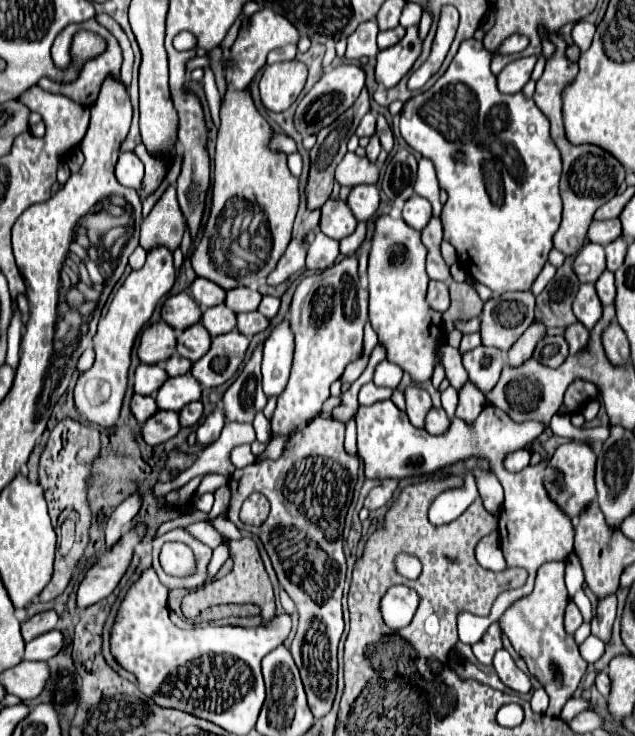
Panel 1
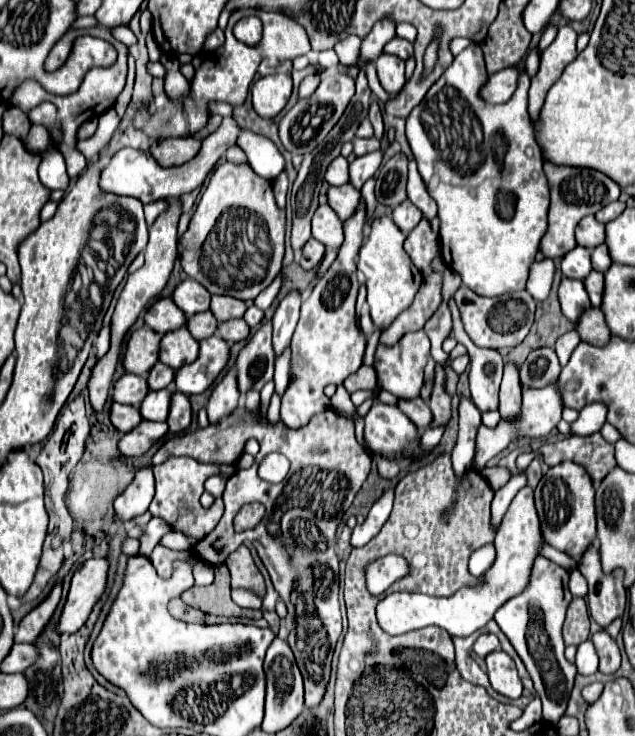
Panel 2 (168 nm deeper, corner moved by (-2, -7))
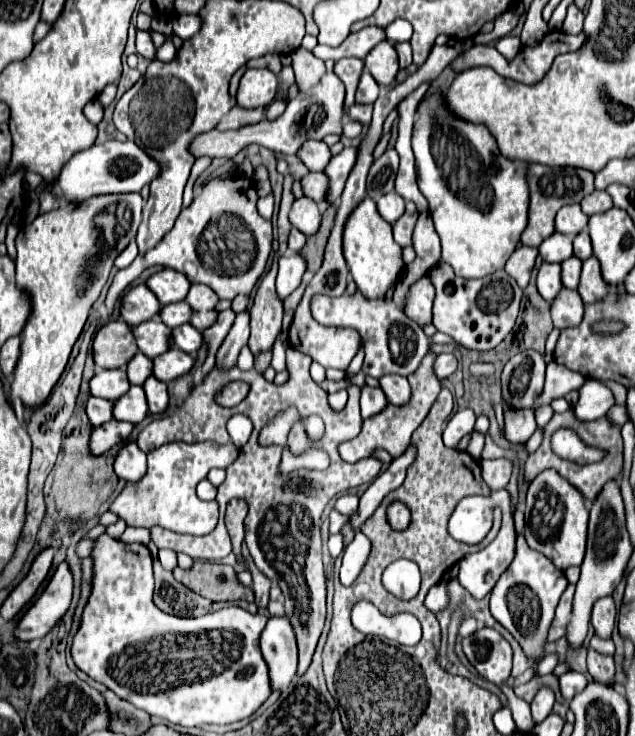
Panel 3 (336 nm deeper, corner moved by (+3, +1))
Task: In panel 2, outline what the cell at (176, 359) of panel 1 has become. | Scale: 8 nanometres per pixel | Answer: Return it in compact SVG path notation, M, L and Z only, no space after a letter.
M155 363L155 367L151 367L149 371L149 377L147 377L147 385L149 389L153 391L159 391L159 389L165 389L175 377L175 371L171 367L165 367L163 363Z

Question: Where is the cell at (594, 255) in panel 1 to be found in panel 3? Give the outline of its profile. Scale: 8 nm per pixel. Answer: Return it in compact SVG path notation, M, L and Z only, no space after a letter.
M562 233L548 237L538 251L540 251L540 257L548 263L562 263L574 255L572 239L568 235L562 235Z

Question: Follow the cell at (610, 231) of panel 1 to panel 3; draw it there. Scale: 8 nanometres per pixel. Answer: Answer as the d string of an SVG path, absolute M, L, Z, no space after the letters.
M568 205L562 207L556 215L556 231L564 235L578 235L588 227L588 215L582 213L580 205Z

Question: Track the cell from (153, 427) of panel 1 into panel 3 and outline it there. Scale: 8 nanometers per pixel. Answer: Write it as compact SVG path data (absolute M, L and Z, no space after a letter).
M112 419L112 421L96 427L92 431L92 439L90 439L92 453L94 455L106 453L114 445L126 441L132 435L132 431L134 431L134 425L132 423L124 423L124 421L118 421L118 419Z

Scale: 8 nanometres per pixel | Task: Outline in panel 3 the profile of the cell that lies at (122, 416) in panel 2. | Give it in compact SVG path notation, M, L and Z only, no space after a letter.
M90 397L88 405L86 405L86 413L90 417L90 423L94 427L108 423L112 419L112 407L114 407L114 401L108 401L102 397Z

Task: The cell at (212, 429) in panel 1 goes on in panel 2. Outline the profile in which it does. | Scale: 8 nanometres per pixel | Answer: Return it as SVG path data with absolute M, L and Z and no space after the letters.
M229 367L209 397L207 403L209 421L217 423L221 417L229 415L239 405L239 395L241 393L237 387L237 371L235 367Z

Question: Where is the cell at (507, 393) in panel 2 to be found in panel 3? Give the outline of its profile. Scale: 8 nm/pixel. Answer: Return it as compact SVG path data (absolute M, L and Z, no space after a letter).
M502 403L504 407L504 427L506 437L510 443L526 443L530 435L536 431L534 411L530 409L514 409L508 403Z

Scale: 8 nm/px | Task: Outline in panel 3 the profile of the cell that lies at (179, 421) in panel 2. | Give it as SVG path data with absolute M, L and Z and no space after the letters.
M148 377L142 387L144 387L144 391L146 391L146 399L148 399L150 413L152 413L152 415L164 413L164 411L168 409L168 401L170 401L168 385L160 383L156 377Z

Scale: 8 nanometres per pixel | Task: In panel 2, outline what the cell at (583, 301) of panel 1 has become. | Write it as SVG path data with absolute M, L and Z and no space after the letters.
M561 279L559 283L559 305L561 305L561 311L563 315L575 323L579 319L579 315L591 307L589 303L589 297L587 293L583 291L583 283L581 281L573 281L573 279Z

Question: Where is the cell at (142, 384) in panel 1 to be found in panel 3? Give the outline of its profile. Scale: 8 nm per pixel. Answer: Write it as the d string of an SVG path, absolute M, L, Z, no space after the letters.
M98 369L90 381L90 393L104 399L120 399L130 389L126 369Z

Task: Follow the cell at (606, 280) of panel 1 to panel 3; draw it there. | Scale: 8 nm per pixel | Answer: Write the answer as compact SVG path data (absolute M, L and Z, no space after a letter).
M566 259L562 263L562 283L566 289L576 289L580 283L580 271L582 271L582 261L580 259Z

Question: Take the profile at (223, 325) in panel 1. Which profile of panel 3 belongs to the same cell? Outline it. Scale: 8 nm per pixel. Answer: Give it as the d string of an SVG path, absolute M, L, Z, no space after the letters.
M172 303L172 305L164 305L160 311L160 319L168 325L168 327L180 327L184 323L190 323L192 317L192 307L188 307L188 303Z

